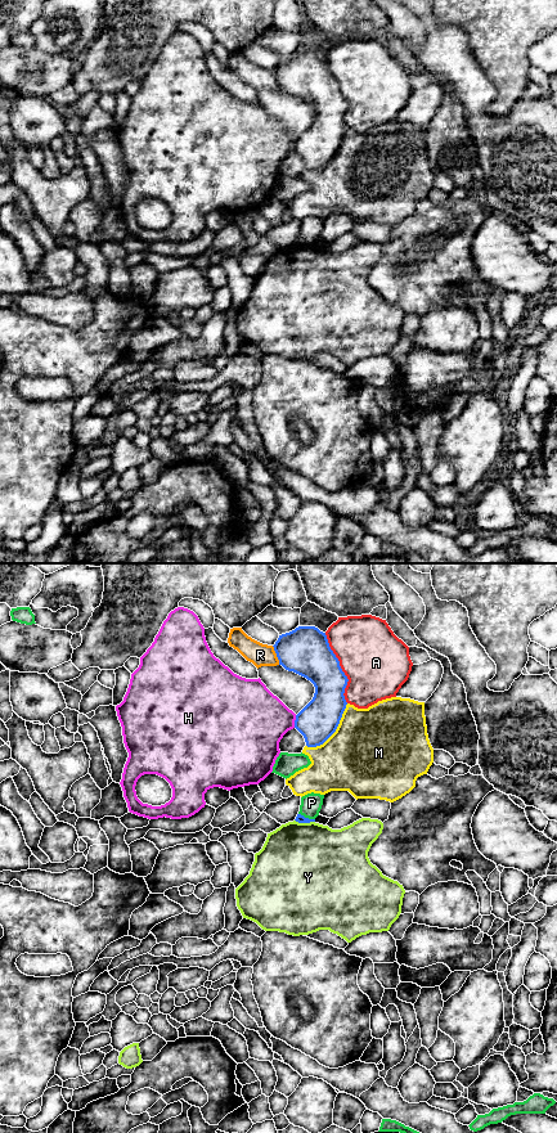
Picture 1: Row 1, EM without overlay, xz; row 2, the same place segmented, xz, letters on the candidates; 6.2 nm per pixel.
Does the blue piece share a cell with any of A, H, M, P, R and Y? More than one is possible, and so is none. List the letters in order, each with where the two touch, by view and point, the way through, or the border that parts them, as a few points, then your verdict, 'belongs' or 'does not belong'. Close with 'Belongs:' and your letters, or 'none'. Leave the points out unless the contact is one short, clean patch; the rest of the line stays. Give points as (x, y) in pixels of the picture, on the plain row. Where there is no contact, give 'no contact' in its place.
A: contact xz (340, 91); does not belong
H: contact xz (295, 145); border xz (296, 139), (293, 151); does not belong
M: contact xz (335, 154); does not belong
P: contact xz (306, 242); does not belong
R: contact xz (277, 79); border xz (272, 70), (279, 88); does not belong
Y: contact xz (305, 246); does not belong
Belongs: none

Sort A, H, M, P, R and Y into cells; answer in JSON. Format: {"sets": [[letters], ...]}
{"sets": [["A"], ["H"], ["M"], ["P"], ["R"], ["Y"]]}

